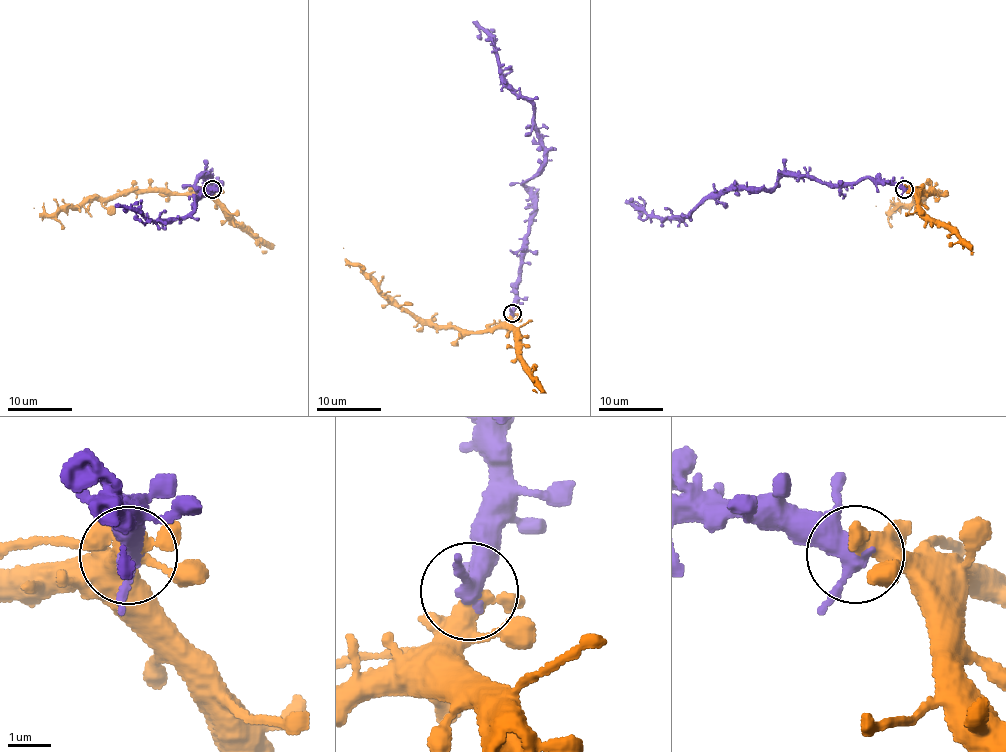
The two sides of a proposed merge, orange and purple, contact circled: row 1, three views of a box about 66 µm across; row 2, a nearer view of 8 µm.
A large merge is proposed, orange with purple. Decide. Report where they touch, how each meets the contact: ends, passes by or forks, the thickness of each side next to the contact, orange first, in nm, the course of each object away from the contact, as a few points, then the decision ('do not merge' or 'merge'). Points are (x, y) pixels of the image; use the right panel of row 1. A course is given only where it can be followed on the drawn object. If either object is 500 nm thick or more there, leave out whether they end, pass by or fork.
at (904, 189); orange forks there; purple forks there; 320 nm thick on the orange side, 320 nm on the other; orange runs (905, 188), (929, 193), (934, 191), (926, 197), (915, 197), (910, 203), (898, 203), (891, 213), (876, 206); purple runs (905, 188), (782, 175), (773, 188), (723, 188), (685, 217), (649, 217), (632, 204), (642, 209); merge

